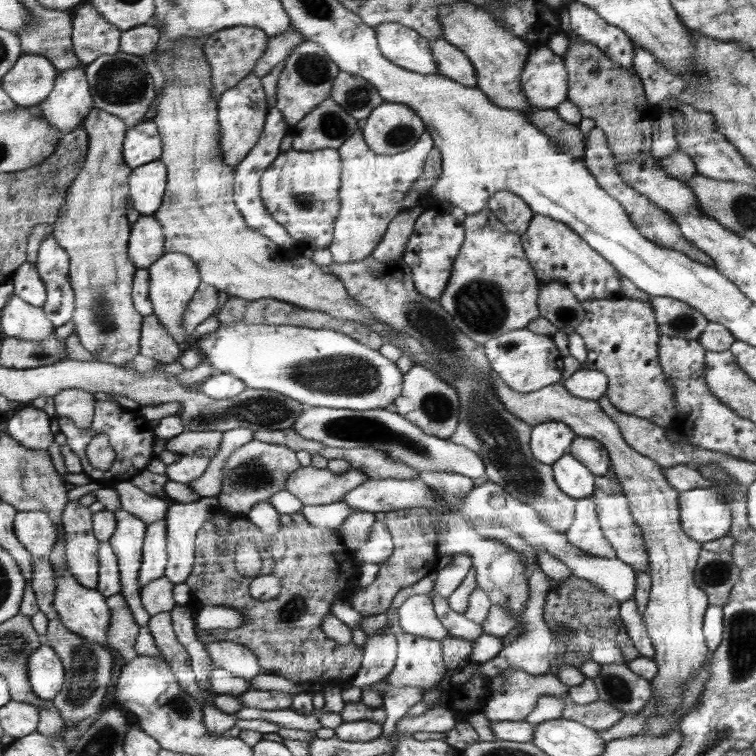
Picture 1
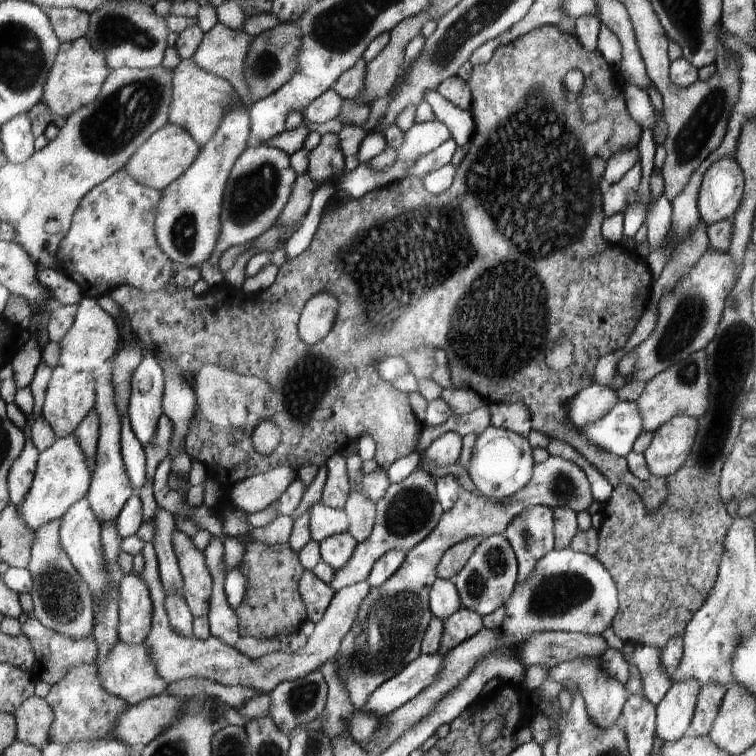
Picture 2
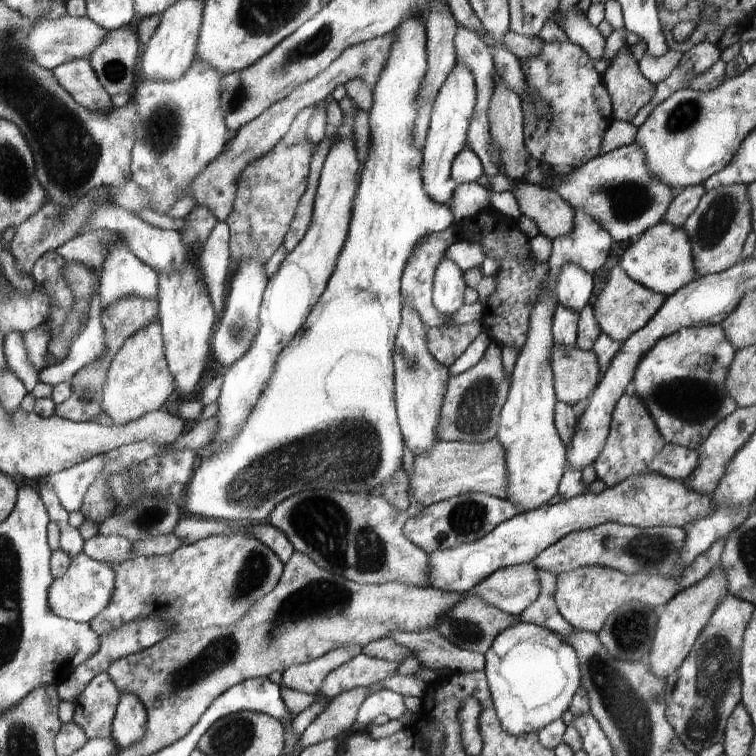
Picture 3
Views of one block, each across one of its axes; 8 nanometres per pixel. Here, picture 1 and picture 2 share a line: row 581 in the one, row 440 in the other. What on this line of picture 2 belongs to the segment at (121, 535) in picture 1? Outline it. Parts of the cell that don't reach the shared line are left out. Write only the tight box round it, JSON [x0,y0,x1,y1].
[123,413,148,488]

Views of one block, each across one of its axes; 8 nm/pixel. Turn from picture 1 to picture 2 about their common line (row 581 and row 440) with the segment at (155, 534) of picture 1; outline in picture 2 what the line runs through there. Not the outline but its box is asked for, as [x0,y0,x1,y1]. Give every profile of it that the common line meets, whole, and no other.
[130,350,164,448]

